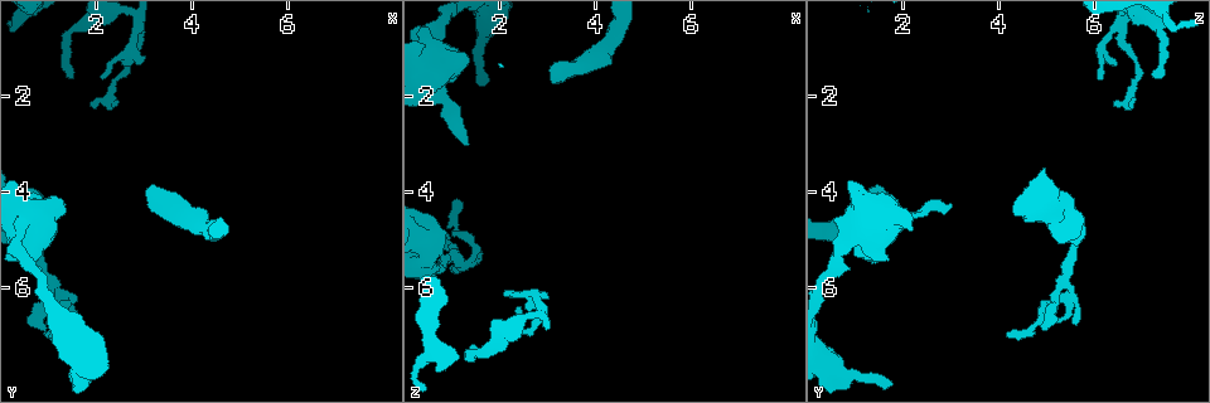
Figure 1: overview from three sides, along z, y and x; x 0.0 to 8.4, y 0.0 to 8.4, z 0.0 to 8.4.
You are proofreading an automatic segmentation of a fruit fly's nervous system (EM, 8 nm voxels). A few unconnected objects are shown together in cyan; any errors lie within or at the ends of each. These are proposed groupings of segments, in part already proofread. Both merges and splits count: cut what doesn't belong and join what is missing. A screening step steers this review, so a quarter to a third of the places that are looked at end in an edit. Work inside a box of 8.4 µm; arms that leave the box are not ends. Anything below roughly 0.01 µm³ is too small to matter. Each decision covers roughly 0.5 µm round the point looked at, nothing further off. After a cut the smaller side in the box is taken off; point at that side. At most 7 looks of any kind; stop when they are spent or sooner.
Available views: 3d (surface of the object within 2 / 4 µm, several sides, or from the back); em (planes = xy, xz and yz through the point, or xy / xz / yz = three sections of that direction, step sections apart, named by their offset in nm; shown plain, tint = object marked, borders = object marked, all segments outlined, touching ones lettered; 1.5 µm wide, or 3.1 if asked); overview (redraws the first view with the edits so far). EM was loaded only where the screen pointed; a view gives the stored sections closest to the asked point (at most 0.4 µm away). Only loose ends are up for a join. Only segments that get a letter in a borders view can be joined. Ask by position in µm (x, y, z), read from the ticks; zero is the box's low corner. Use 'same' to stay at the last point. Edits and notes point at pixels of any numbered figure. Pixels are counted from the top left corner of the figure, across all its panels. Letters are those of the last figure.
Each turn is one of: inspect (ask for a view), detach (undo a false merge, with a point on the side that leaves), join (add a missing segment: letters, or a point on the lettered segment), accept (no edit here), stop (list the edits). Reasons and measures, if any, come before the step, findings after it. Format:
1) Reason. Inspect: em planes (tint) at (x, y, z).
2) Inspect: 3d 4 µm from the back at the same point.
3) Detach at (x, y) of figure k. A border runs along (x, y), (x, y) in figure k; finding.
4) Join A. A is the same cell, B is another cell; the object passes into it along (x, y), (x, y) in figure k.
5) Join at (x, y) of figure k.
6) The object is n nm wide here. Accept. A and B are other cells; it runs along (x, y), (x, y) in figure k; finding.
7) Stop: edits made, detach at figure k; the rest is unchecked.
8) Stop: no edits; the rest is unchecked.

An open end. Inspect: em xz step 4 (borders) at (1.05, 7.05, 4.20).

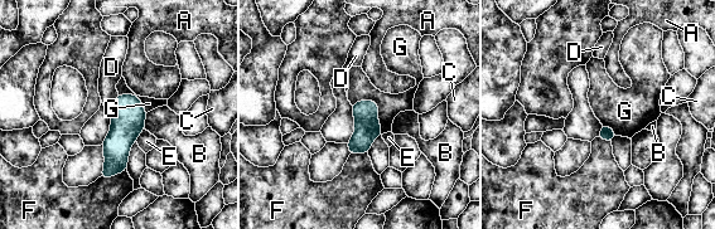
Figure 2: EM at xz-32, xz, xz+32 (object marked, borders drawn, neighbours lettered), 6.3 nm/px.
The object is 150 nm wide here. Accept. A, B, C, D, E, F and G are other cells; a border runs along (353, 103), (377, 105), (382, 134) in figure 2; none of them fits.

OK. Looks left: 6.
Thick end. Inspect: em xy step 8 (tint) at (3.20, 3.85, 1.55).

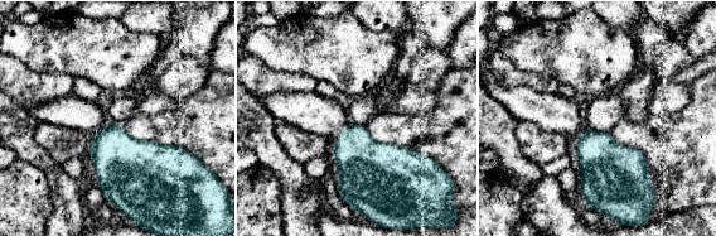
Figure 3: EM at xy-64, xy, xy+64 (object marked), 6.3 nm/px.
Inspect: em planes (borders) at the same point.

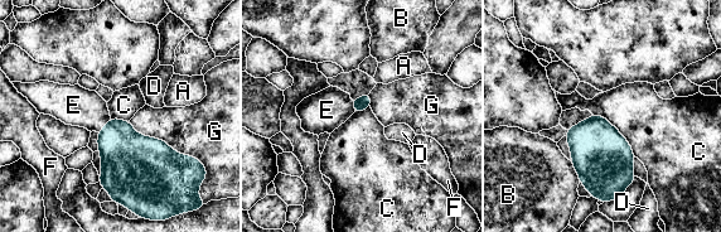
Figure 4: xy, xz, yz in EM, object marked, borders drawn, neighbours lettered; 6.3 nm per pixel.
The longest contact is with G, 500 nm. Join E. E is the same cell, A, B, C, D, F and G are other cells; the object passes into it along (127, 158), (106, 125), (73, 105) in figure 4; it goes on there.

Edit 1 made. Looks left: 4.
Thin end. Inspect: 3d 4 µm at (2.45, 2.15, 6.40).

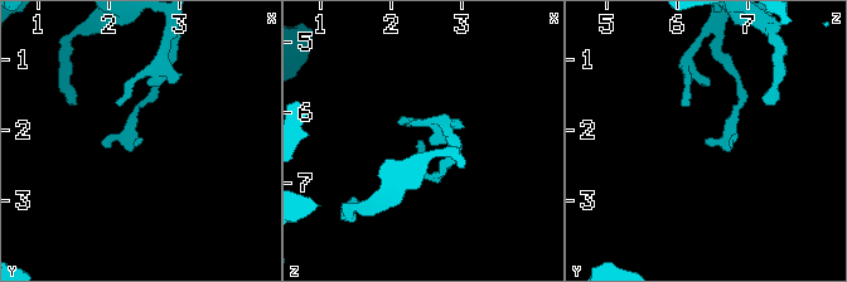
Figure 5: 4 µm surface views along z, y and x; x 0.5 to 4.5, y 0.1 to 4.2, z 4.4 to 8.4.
Need the tissue. Inspect: em planes (tint) at (2.45, 2.15, 6.40).

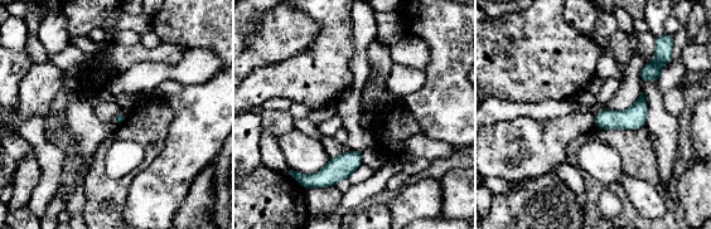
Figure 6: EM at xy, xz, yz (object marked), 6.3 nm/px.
Inspect: em planes (borders) at the same point.

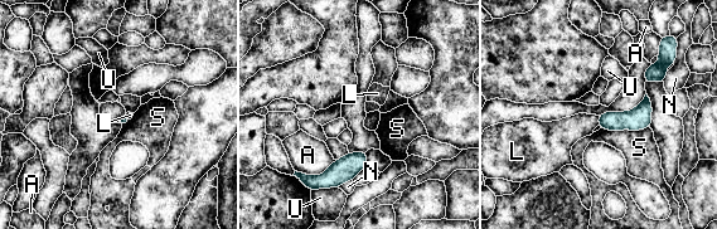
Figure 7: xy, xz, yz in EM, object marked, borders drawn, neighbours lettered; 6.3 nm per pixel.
The longest contact is with S, 320 nm. Accept. A, L, N, S and U are other cells; a border runs along (597, 116), (599, 125) in figure 7; none of them fits.

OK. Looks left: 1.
Stop: edits made, join at figure 4; the rest is unchecked.

